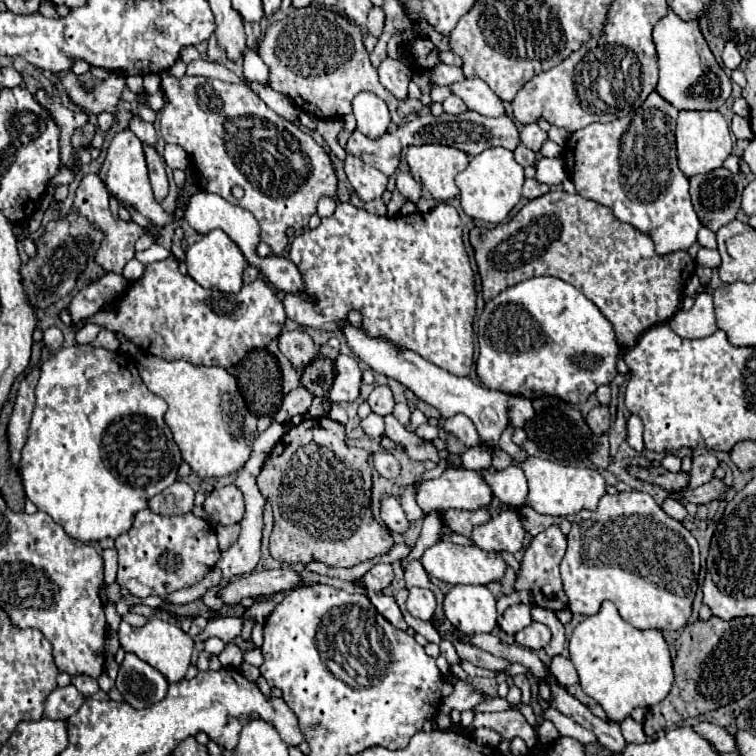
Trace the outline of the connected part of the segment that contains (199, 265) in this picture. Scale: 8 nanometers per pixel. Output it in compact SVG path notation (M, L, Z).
M214 229L186 249L186 265L188 275L202 287L218 289L222 293L236 293L242 287L242 271L248 265L248 261L244 259L238 245L222 229Z

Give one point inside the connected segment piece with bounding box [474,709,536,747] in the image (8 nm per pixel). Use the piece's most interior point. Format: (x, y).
(510, 724)

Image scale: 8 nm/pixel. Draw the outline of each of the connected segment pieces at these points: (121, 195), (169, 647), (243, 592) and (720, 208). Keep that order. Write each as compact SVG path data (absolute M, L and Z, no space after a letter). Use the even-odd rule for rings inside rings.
M130 129L116 133L116 137L112 139L112 143L108 147L108 155L106 155L106 161L104 161L98 177L102 179L102 183L106 185L110 195L114 195L120 203L126 203L132 209L136 209L138 213L148 217L158 227L164 227L174 221L174 217L166 215L164 209L160 207L160 203L156 203L156 199L154 199L152 187L148 181L148 169L146 169L146 161L144 161L142 143L140 143L140 139L136 139L136 135Z
M152 617L140 629L136 629L136 627L128 625L126 621L122 621L120 629L118 629L118 637L120 637L122 649L126 653L136 653L142 661L146 661L154 669L158 669L168 679L168 683L178 683L178 681L184 679L186 669L190 665L190 657L192 657L192 645L194 645L196 639L192 639L188 633L184 633L174 621Z
M268 569L260 573L252 571L248 575L230 579L216 595L224 601L224 605L236 605L244 597L258 597L258 595L294 589L298 579L302 577L292 569Z
M724 167L690 177L690 197L694 211L700 223L710 231L718 231L724 223L736 217L742 191L744 183L740 175L734 175Z

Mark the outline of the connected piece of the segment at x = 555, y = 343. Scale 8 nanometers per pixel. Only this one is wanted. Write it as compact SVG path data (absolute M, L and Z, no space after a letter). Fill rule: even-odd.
M532 277L486 301L478 319L478 345L478 379L488 389L526 397L530 401L556 395L572 405L580 405L586 403L588 395L592 395L600 385L610 383L618 375L616 361L620 347L612 323L576 287L558 277Z

